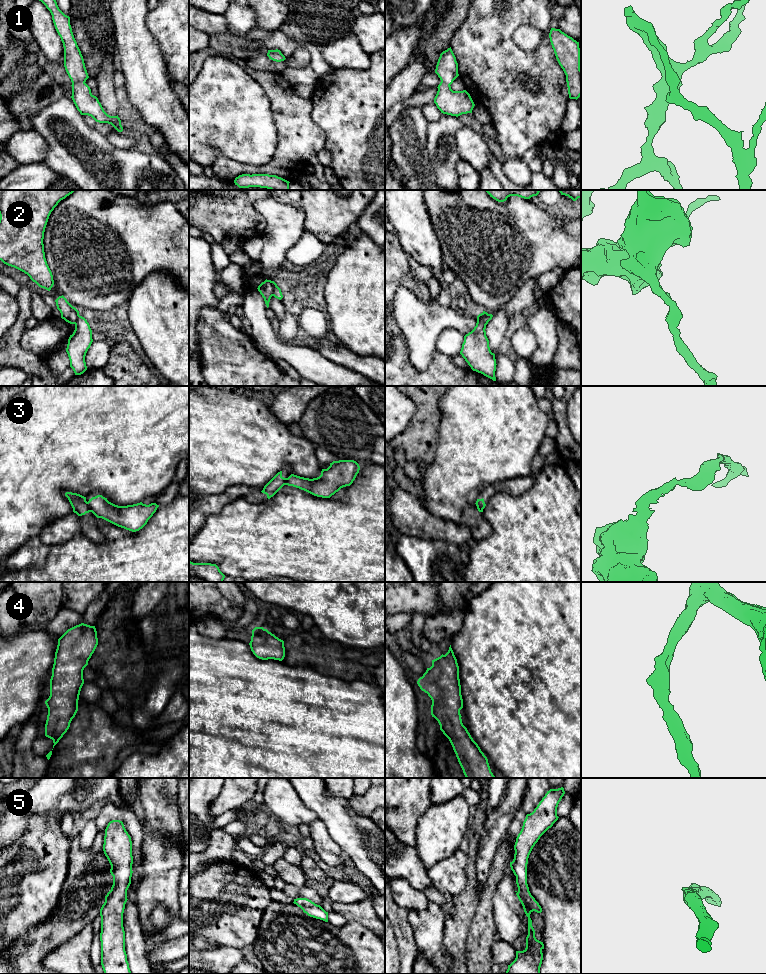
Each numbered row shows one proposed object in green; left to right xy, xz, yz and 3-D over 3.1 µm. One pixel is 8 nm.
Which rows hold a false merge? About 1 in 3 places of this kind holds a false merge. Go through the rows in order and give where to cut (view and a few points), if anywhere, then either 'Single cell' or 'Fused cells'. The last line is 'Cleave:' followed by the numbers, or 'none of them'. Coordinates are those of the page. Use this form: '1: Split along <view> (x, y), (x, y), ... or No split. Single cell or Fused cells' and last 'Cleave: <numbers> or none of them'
1: No split. Single cell
2: Split along xz (274, 282), (272, 295). Fused cells
3: Split along xy (87, 502), (91, 511). Fused cells
4: No split. Single cell
5: No split. Single cell
Cleave: 2, 3

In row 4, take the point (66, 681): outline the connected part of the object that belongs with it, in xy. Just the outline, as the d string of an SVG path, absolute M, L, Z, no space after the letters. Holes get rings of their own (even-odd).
M84 623L68 629L58 639L50 696L45 701L48 708L45 736L53 740L53 748L67 732L78 711L79 695L84 684L83 670L97 645L95 626Z

